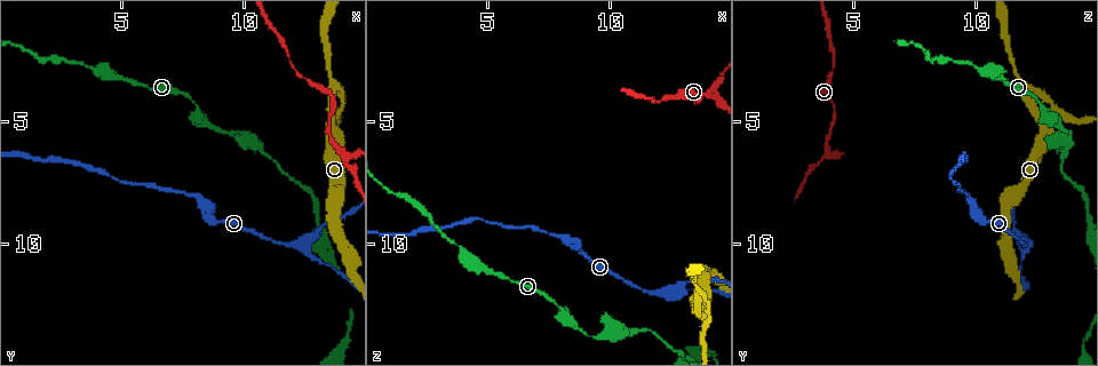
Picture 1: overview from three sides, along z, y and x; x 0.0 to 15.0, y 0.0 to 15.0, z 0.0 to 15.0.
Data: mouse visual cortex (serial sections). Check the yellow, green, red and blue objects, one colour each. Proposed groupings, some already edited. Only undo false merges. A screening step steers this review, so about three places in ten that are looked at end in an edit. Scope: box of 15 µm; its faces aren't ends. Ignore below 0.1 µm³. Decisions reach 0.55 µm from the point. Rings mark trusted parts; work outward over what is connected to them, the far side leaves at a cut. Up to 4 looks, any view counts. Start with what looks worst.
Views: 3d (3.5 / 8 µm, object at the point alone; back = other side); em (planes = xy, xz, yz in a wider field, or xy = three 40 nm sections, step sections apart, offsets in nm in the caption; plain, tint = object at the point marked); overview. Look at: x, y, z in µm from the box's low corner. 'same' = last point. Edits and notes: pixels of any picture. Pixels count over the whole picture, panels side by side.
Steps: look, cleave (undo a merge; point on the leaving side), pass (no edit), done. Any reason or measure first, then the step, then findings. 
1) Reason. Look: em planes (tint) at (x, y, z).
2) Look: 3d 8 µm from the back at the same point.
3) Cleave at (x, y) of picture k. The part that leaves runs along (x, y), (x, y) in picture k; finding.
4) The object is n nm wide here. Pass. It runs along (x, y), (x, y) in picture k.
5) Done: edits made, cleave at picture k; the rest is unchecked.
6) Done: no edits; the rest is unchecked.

Three arms meet. Look: 3d 3.5 µm at (13.5, 3.8, 12.1).

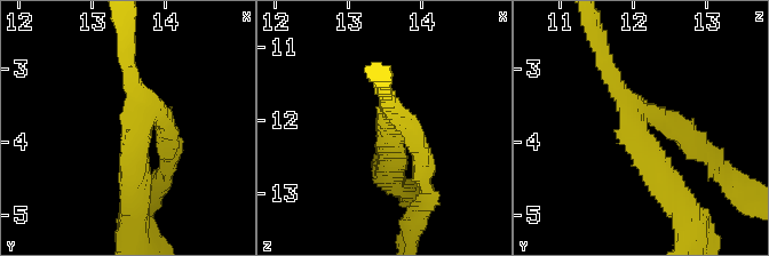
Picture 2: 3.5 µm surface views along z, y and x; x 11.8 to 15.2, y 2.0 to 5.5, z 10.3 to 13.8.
3 arms meet here; the arms are 250, 250, 350 nm wide; now the EM. Look: em planes (tint) at (13.60, 3.80, 12.05).

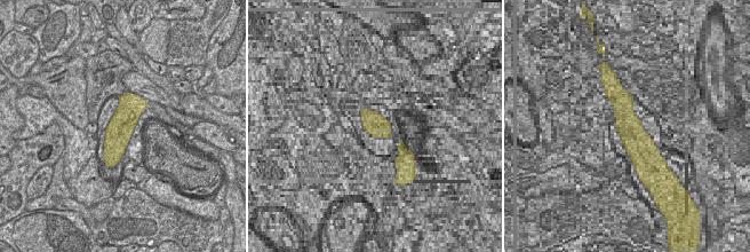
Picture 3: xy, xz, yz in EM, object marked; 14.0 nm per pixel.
Pass. It runs along (673, 199), (605, 62) in picture 2; one cell here.

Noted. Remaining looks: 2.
Sudden change in width. Look: 3d 3.5 µm at (12.4, 10.0, 12.2).

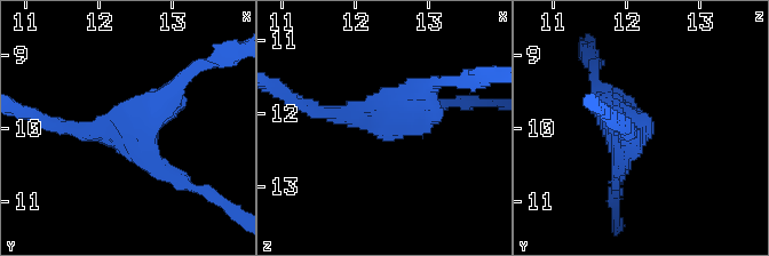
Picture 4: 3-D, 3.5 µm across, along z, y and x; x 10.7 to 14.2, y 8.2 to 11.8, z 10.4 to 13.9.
3 arms meet here. Pass. It runs along (50, 125), (125, 135), (177, 86) in picture 4; all the same cell.

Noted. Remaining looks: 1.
Done: no edits; the rest is unchecked.

